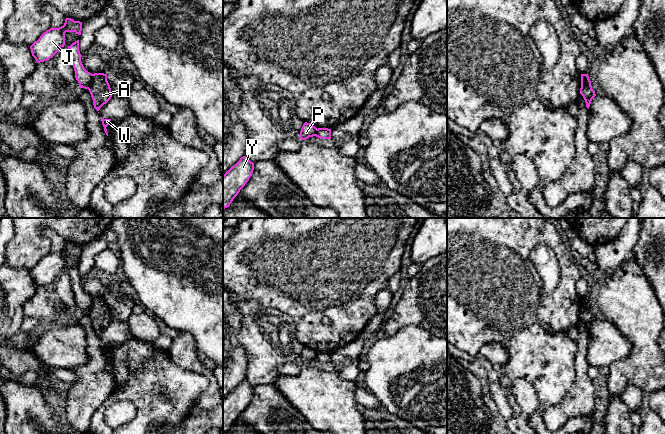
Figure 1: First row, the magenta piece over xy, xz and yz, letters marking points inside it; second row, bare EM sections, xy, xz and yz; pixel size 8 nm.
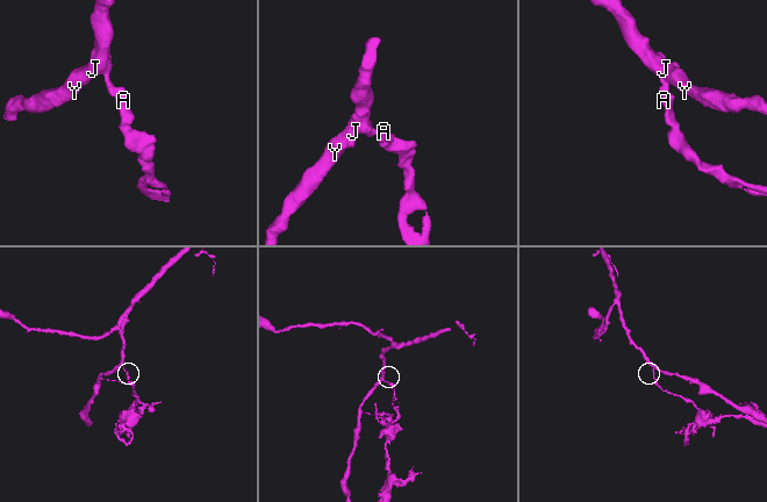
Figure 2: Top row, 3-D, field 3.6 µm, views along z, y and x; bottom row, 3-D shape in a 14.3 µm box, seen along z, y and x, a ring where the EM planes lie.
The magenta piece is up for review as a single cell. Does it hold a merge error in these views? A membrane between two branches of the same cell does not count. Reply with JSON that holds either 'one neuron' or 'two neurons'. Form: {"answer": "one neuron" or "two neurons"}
{"answer": "two neurons"}

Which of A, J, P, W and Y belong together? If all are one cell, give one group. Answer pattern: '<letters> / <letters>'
A W / J P Y

